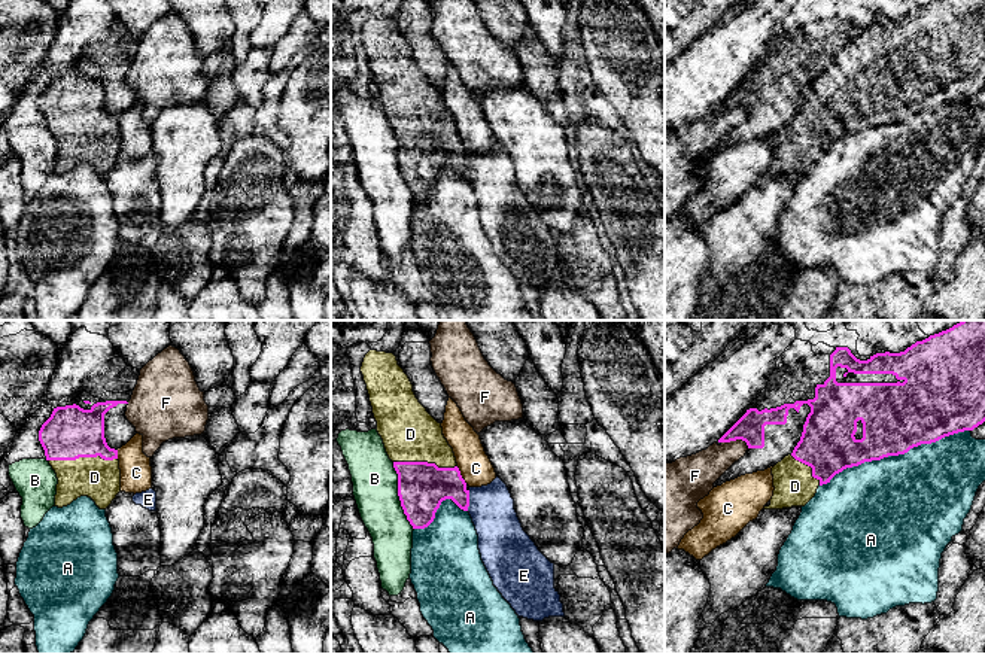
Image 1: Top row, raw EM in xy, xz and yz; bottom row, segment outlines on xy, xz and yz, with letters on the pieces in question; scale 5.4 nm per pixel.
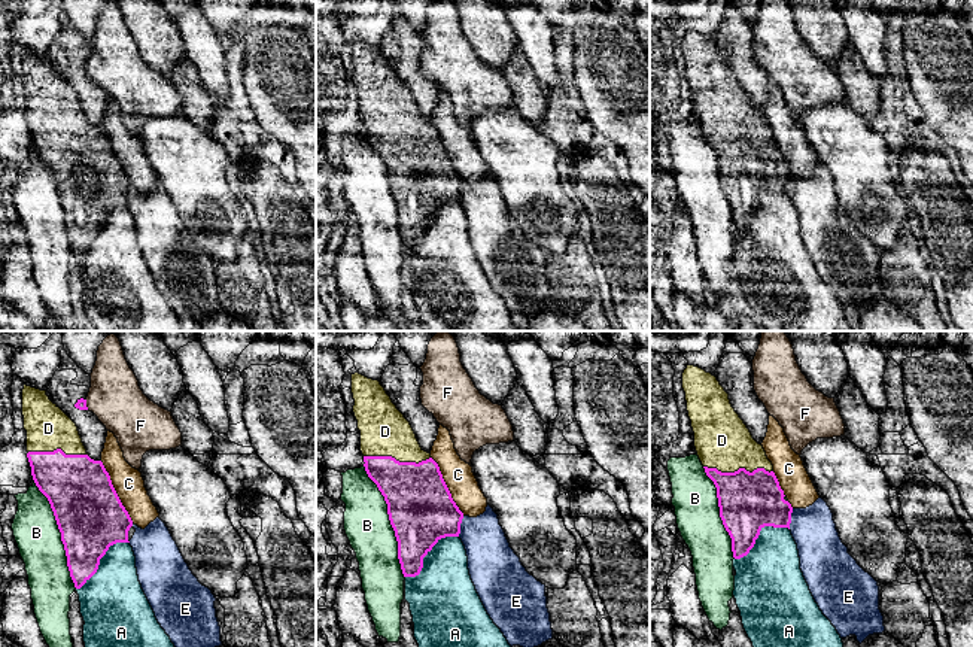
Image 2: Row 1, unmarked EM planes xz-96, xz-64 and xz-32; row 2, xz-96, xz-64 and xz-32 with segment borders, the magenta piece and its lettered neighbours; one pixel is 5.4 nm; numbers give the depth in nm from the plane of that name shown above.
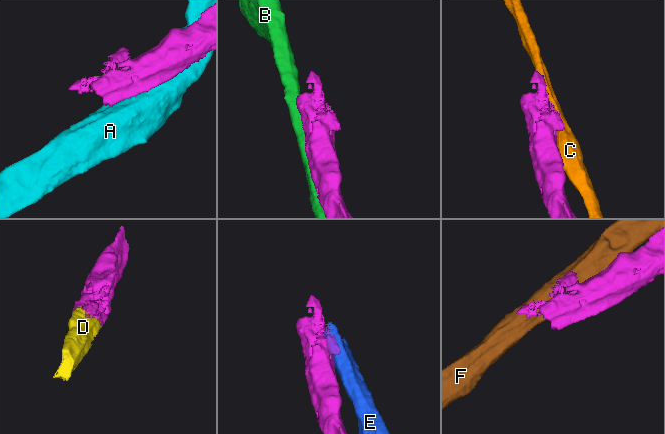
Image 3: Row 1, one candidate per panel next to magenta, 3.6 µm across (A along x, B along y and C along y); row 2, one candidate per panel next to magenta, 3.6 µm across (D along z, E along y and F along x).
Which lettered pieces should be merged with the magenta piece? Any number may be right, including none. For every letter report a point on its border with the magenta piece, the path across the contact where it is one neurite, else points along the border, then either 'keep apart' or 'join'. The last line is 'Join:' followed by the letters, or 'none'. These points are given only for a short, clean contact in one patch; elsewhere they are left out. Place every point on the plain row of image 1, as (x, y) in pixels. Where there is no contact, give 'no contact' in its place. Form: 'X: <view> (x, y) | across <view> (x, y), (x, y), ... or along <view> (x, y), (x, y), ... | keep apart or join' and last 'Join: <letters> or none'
A: yz (894, 121) | keep apart
B: xz (398, 161) | keep apart
C: xz (461, 142) | keep apart
D: xy (82, 122) | join
E: xz (468, 167) | along xz (470, 157), (470, 172), (467, 176) | keep apart
F: yz (736, 105) | keep apart
Join: D

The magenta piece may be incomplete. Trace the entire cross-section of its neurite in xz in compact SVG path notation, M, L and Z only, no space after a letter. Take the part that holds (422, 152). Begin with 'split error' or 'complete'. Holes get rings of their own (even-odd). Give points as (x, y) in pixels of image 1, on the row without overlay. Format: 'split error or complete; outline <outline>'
split error; outline M370 16L361 39L367 51L377 98L398 140L398 162L413 195L428 194L441 168L452 165L460 176L468 177L469 156L460 142L453 115L443 101L438 89L419 69L413 51L398 31L393 19Z

